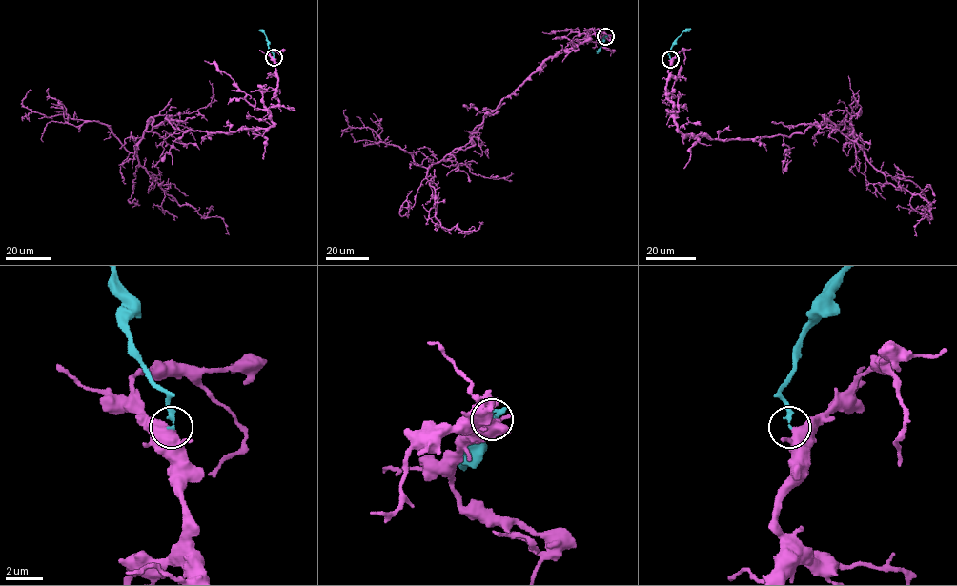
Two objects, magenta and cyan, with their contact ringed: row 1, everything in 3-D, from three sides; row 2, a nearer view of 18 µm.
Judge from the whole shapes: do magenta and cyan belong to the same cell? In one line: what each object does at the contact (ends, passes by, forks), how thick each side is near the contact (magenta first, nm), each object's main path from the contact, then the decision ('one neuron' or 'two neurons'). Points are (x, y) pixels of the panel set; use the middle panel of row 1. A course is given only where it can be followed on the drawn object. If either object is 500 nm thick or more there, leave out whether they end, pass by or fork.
magenta passes by; cyan ends there; 440 nm thick on the magenta side, 200 nm on the other; magenta runs (606, 37), (588, 35), (549, 56), (485, 114), (465, 145), (429, 166), (441, 227), (477, 230), (478, 222); cyan runs (606, 36), (597, 53); one neuron

